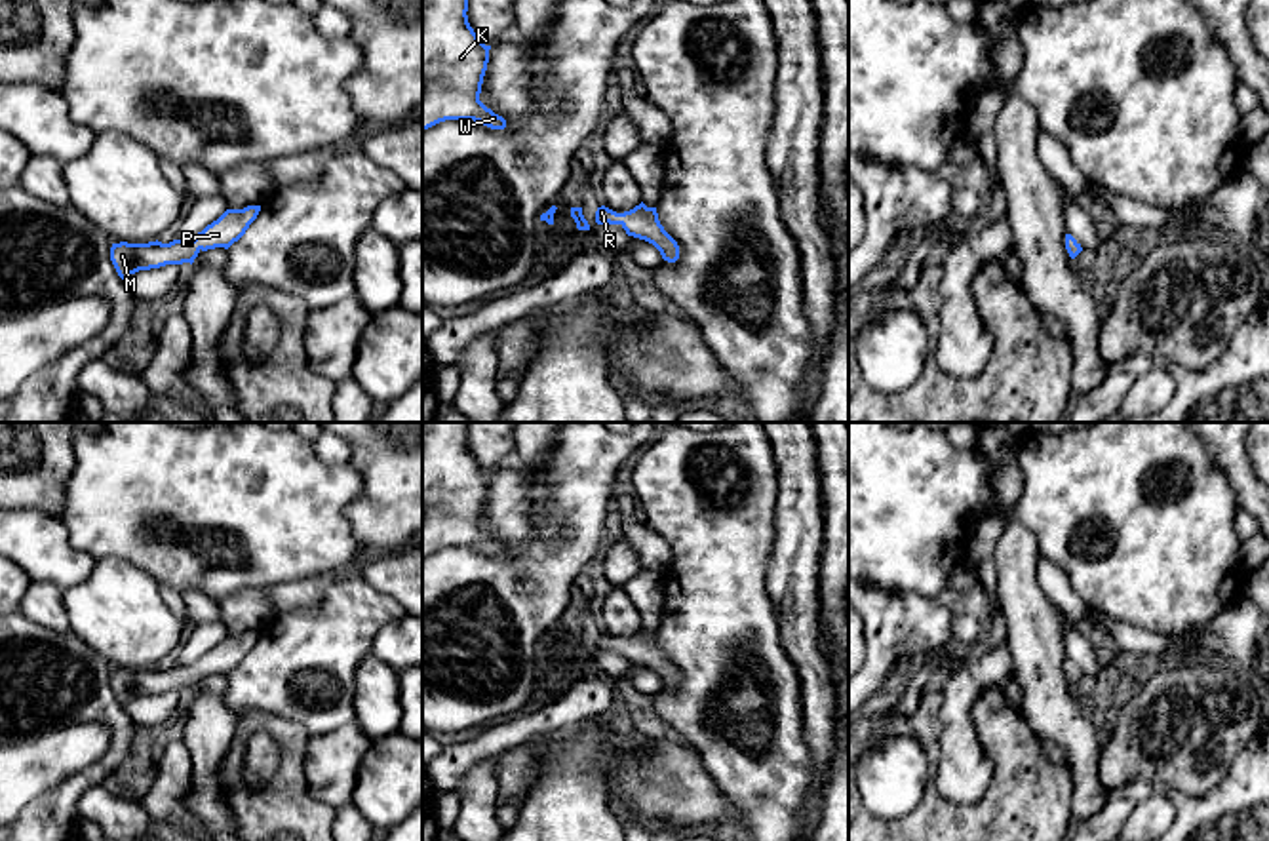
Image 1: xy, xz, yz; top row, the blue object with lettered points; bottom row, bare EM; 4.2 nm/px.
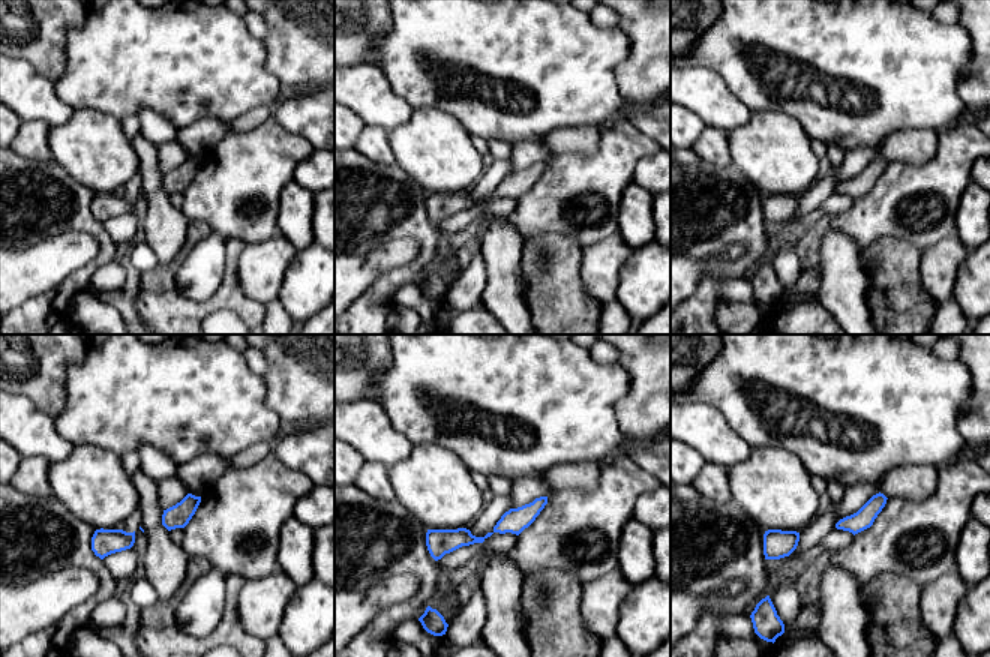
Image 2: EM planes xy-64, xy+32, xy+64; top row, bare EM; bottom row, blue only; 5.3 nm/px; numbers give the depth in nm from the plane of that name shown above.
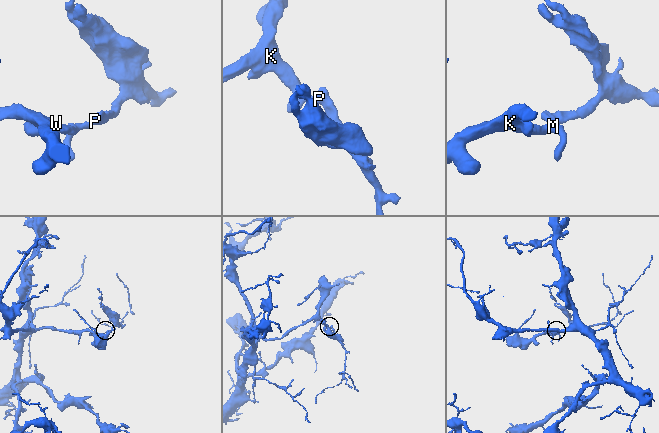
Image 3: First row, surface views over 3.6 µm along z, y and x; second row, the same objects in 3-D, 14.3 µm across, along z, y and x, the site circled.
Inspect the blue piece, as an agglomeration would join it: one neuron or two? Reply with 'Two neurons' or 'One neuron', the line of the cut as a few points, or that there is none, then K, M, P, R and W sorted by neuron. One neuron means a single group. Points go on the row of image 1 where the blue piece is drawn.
One neuron. No split. Groups: K M P R W

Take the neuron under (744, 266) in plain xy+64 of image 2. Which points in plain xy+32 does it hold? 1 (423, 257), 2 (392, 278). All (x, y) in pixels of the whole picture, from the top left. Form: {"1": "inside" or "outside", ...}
{"1": "inside", "2": "inside"}

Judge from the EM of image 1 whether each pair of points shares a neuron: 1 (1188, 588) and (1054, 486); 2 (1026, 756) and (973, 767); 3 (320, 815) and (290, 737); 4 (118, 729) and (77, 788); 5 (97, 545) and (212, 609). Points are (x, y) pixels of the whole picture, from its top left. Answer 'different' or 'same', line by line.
1: same
2: different
3: same
4: same
5: different

